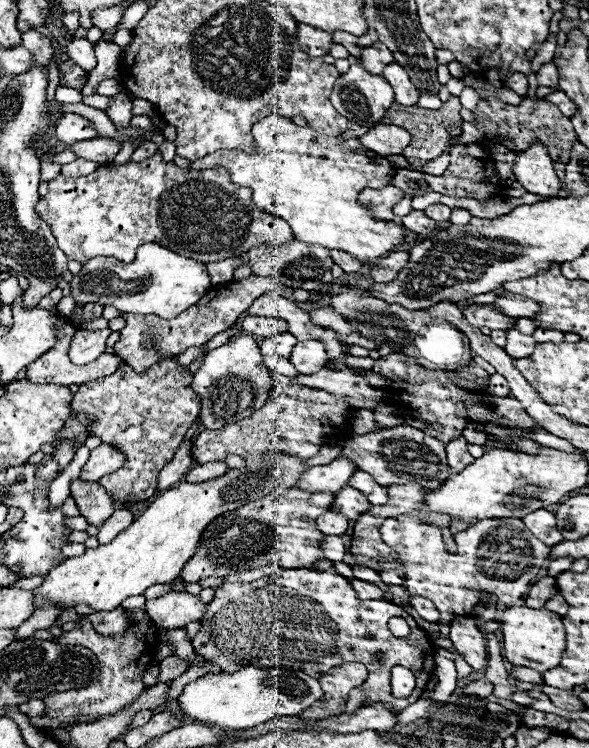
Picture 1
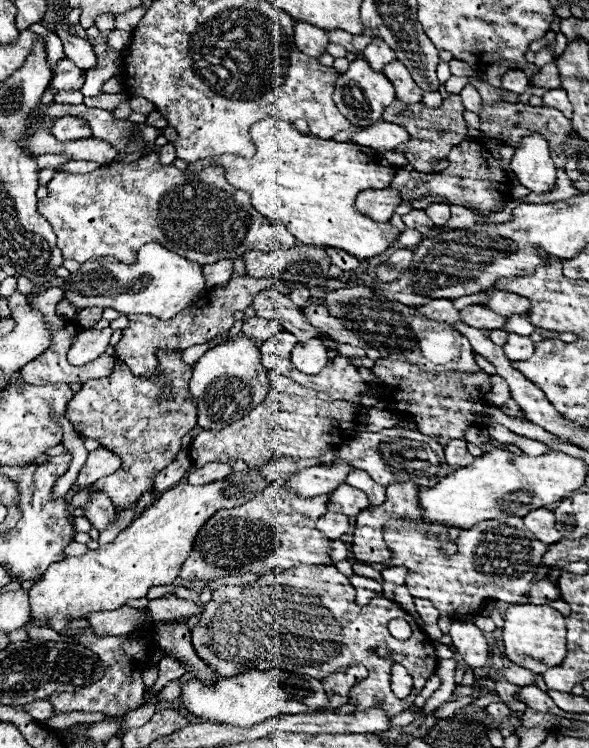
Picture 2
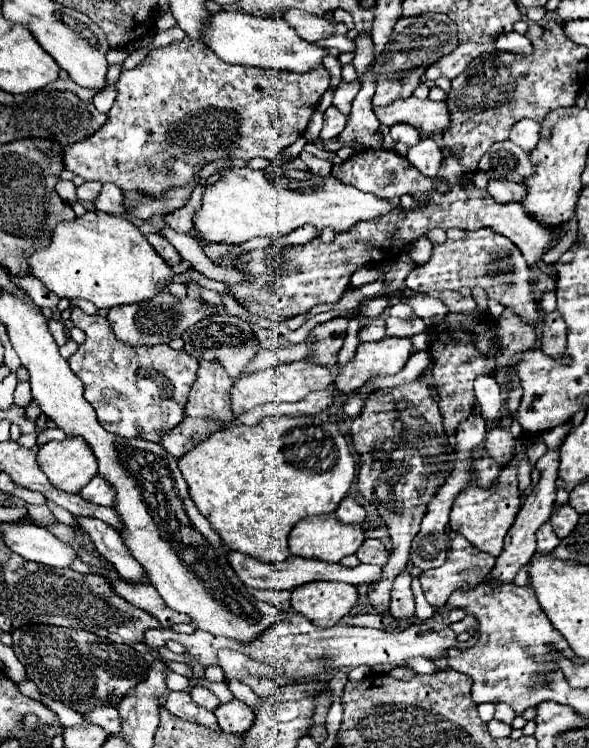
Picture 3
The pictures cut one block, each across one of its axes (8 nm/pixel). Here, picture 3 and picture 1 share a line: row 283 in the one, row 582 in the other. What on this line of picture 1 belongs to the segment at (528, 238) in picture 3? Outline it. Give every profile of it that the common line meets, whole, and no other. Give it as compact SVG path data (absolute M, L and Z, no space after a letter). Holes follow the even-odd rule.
M290 568L256 582L218 586L192 644L198 656L226 674L234 674L244 666L256 666L262 670L278 666L320 678L334 666L360 662L368 668L368 680L360 686L366 696L364 706L370 706L372 702L388 702L392 712L400 712L418 700L434 672L436 650L426 638L426 632L402 610L402 606L388 600L358 602L348 578L340 576L334 568ZM394 616L406 618L412 628L410 638L400 640L388 636L386 624ZM376 652L382 652L384 658L378 660ZM392 666L404 666L416 676L416 688L406 700L392 696Z

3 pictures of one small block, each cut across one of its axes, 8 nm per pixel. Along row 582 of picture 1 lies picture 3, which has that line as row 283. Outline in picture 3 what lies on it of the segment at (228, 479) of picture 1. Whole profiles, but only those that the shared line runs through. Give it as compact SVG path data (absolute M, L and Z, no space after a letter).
M98 210L60 222L52 232L50 244L36 250L28 258L28 266L32 276L52 294L60 298L84 298L98 308L144 302L174 278L170 266L156 256L156 250L130 220Z

